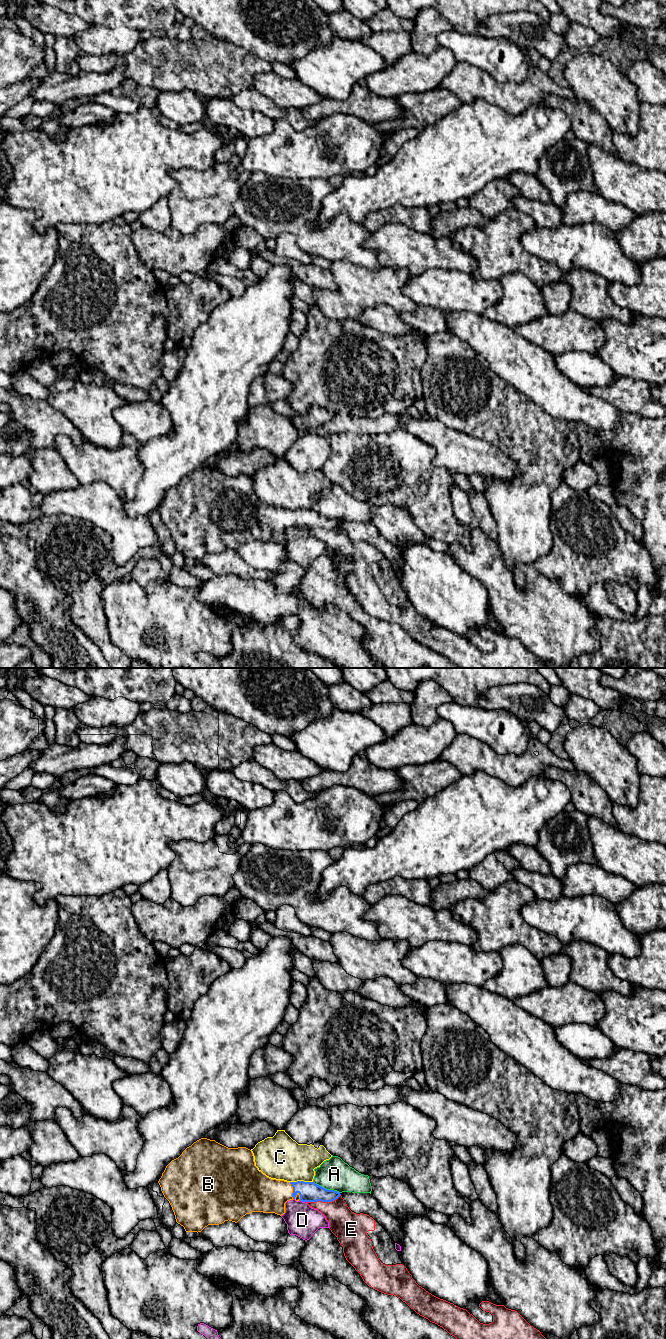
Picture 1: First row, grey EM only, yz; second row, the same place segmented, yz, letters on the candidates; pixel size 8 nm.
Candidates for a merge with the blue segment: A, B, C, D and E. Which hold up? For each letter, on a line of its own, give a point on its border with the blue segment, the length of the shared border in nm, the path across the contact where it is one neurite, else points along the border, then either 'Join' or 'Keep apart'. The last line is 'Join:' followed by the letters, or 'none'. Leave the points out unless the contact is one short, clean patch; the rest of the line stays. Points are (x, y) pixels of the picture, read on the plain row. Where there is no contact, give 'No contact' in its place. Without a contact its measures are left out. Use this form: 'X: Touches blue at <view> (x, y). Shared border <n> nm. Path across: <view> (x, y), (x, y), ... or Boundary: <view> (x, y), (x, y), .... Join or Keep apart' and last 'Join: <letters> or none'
A: Touches blue at yz (326, 517). Shared border 240 nm. Keep apart
B: Touches blue at yz (292, 523). Shared border 170 nm. Join
C: Touches blue at yz (301, 509). Shared border 180 nm. Keep apart
D: Touches blue at yz (302, 529). Shared border 60 nm. Keep apart
E: Touches blue at yz (323, 529). Shared border 280 nm. Keep apart
Join: B

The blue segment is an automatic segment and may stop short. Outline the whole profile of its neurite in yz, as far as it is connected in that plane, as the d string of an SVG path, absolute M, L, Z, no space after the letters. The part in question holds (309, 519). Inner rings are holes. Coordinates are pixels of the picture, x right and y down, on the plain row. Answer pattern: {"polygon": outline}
{"polygon": "M201 466L172 488L158 509L169 529L176 550L186 560L201 560L208 553L225 549L237 551L252 540L285 541L285 531L295 527L302 530L332 530L341 522L327 518L314 510L287 510L267 505L255 494L254 484L246 475L228 476L215 468Z"}

